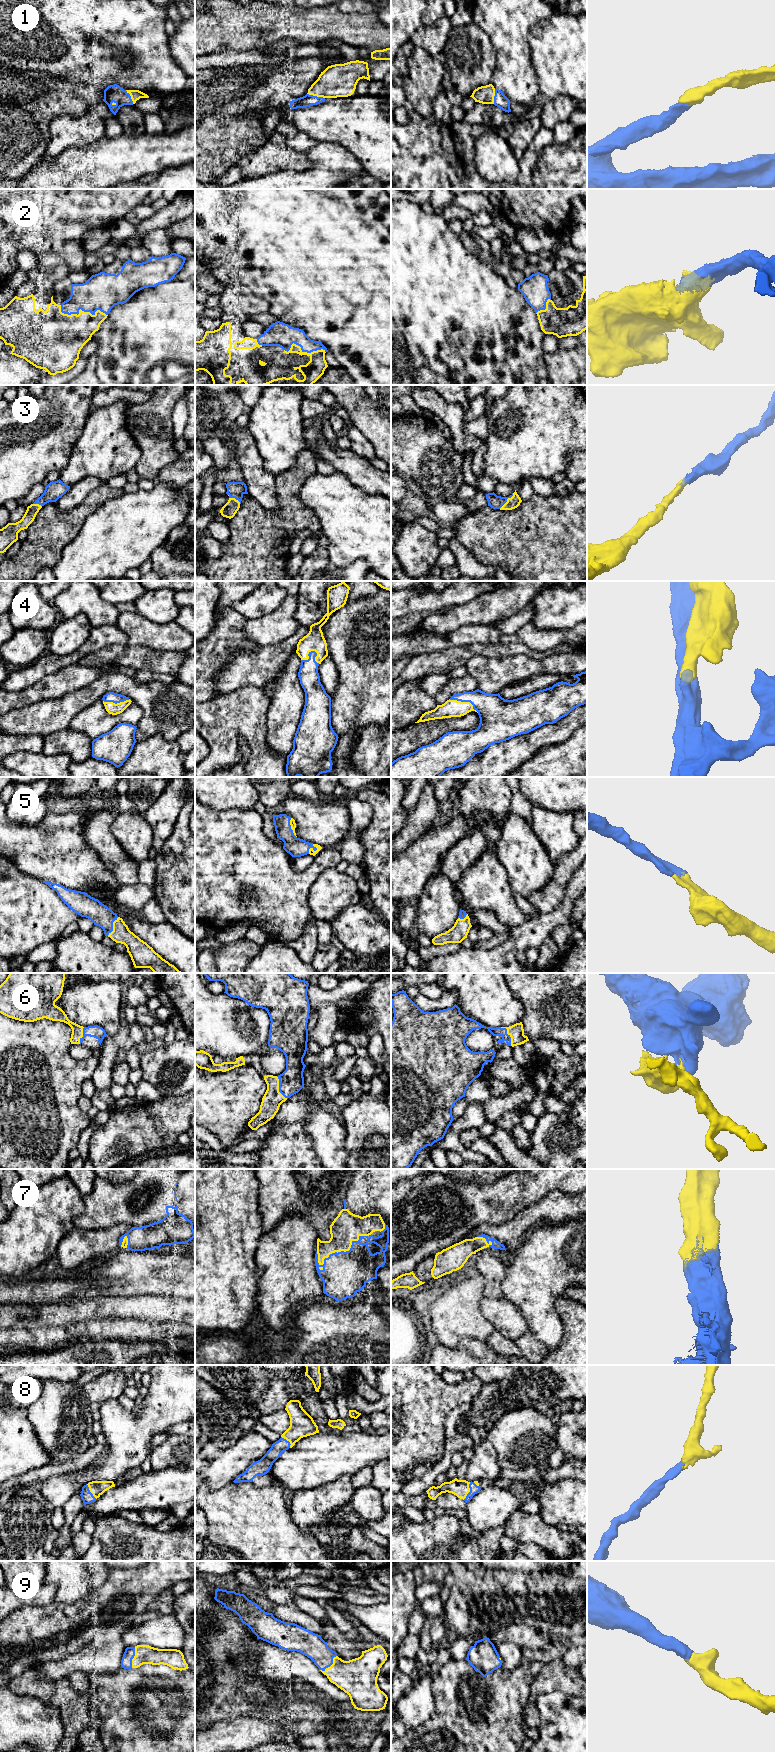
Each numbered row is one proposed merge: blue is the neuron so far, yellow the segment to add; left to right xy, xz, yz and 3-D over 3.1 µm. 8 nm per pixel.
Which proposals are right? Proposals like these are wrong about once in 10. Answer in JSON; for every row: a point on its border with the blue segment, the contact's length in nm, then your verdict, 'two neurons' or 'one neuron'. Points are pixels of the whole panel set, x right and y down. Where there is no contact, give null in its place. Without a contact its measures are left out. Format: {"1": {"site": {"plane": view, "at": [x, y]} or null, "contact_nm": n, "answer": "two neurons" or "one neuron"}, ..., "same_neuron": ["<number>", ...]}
{"1": {"site": {"plane": "xz", "at": [316, 96]}, "contact_nm": 150, "answer": "one neuron"}, "2": {"site": {"plane": "xy", "at": [80, 308]}, "contact_nm": 400, "answer": "one neuron"}, "3": {"site": {"plane": "yz", "at": [506, 501]}, "contact_nm": 170, "answer": "one neuron"}, "4": {"site": {"plane": "xz", "at": [312, 651]}, "contact_nm": 160, "answer": "one neuron"}, "5": {"site": {"plane": "xy", "at": [112, 926]}, "contact_nm": 180, "answer": "one neuron"}, "6": {"site": {"plane": "xz", "at": [279, 1088]}, "contact_nm": 200, "answer": "one neuron"}, "7": {"site": {"plane": "xz", "at": [346, 1251]}, "contact_nm": 500, "answer": "one neuron"}, "8": {"site": {"plane": "yz", "at": [470, 1491]}, "contact_nm": 160, "answer": "one neuron"}, "9": {"site": {"plane": "xz", "at": [330, 1665]}, "contact_nm": 180, "answer": "one neuron"}, "same_neuron": ["1", "2", "3", "4", "5", "6", "7", "8", "9"]}

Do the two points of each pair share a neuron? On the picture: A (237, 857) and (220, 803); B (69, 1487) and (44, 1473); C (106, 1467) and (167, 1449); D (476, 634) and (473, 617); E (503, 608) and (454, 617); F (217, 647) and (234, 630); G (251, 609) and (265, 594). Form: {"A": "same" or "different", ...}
{"A": "different", "B": "different", "C": "different", "D": "different", "E": "same", "F": "same", "G": "same"}

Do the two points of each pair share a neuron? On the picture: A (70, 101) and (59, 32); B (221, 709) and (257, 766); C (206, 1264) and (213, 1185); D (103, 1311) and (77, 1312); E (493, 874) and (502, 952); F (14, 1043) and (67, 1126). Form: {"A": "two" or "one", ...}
{"A": "two", "B": "one", "C": "one", "D": "one", "E": "two", "F": "one"}

